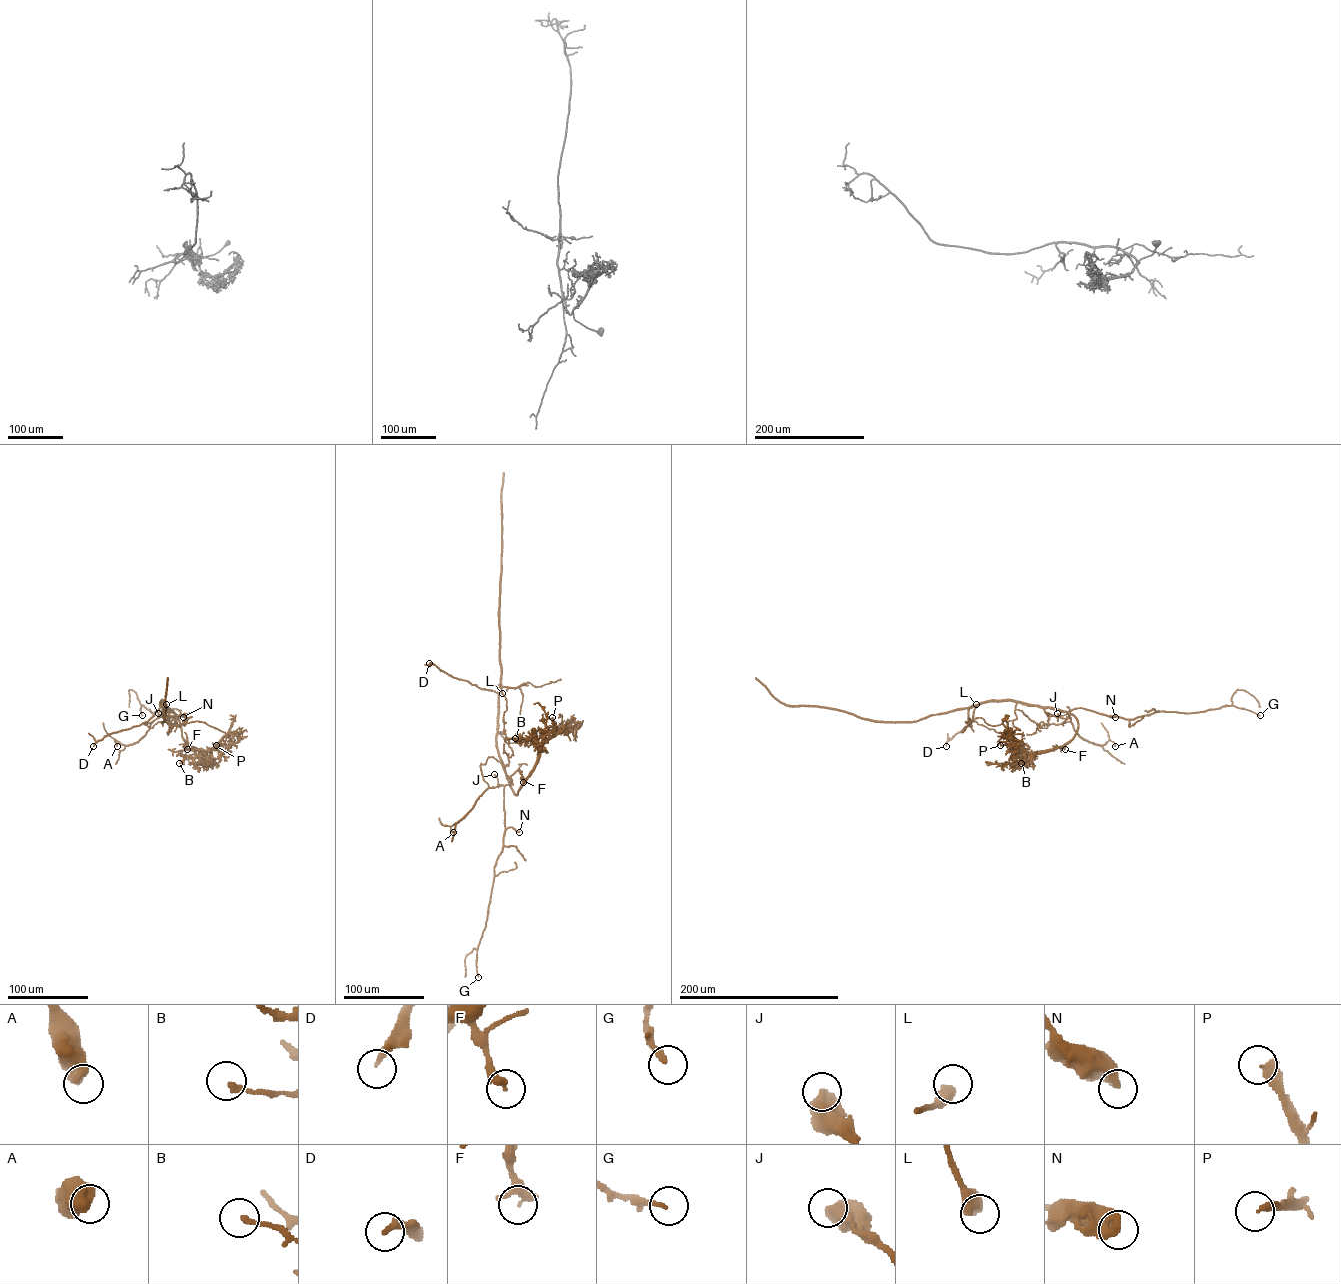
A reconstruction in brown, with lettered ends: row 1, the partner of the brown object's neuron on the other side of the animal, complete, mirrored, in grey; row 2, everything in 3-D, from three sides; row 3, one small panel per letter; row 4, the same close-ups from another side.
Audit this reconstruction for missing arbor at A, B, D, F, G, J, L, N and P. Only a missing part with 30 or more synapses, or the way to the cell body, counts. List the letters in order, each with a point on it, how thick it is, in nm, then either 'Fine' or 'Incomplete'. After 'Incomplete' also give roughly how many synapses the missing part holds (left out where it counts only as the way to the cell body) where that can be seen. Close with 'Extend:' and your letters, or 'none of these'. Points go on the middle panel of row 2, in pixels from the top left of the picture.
A: Place: (453, 832). Thickness 650 nm. Fine
B: Place: (515, 738). Thickness 190 nm. Fine
D: Place: (429, 663). Thickness 200 nm. Fine
F: Place: (523, 782). Thickness 240 nm. Fine
G: Place: (478, 977). Thickness 180 nm. Fine
J: Place: (494, 774). Thickness 700 nm. Fine
L: Place: (502, 693). Thickness 480 nm. Fine
N: Place: (519, 832). Thickness 440 nm. Fine
P: Place: (552, 717). Thickness 320 nm. Incomplete. Roughly 45 synapses
Extend: P

